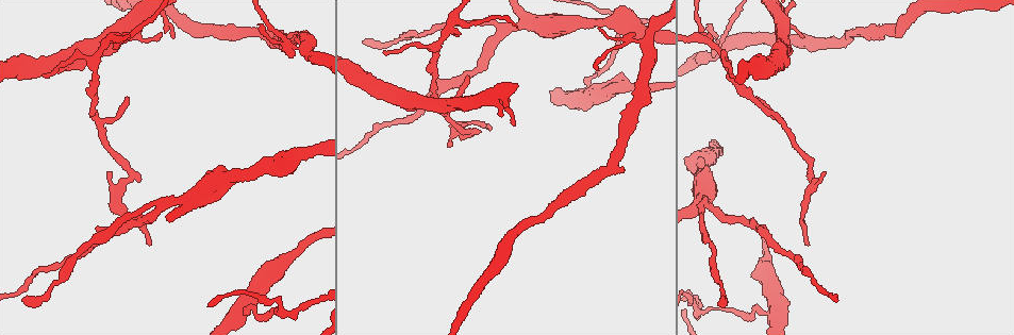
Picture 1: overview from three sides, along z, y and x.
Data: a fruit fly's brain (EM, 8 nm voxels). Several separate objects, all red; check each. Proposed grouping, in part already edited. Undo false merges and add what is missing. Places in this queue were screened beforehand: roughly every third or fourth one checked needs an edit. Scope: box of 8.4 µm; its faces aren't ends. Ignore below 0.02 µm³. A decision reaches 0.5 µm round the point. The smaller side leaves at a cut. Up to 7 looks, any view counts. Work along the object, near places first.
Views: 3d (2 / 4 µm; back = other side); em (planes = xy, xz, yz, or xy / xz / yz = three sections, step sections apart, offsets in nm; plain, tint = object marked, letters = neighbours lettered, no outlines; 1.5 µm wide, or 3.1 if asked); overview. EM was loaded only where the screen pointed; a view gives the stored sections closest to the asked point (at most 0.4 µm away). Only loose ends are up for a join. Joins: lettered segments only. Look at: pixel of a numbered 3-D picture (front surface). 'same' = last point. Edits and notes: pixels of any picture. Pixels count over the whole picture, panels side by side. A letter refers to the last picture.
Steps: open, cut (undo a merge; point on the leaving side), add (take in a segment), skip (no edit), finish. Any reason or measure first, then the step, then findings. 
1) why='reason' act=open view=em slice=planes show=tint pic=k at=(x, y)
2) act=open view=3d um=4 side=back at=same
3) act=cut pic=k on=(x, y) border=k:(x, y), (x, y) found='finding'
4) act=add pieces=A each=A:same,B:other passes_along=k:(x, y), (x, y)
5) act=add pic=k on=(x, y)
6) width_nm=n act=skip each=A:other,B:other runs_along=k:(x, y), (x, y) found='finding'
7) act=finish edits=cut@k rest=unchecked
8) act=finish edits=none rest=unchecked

why='three arms meet' act=open view=em slice=planes show=letters pic=1 at=(280, 313)

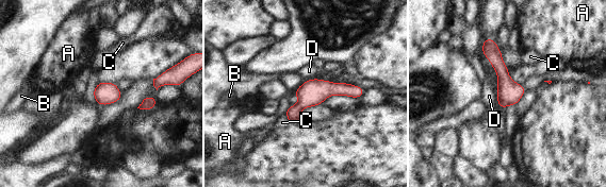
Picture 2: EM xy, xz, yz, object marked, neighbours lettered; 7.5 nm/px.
width_nm=170 act=skip each=A:other,B:other,C:other,D:other runs_along=2:(360, 90), (320, 89), (288, 114) found='continuous, no second neuron'

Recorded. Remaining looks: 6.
why='an open end' act=open view=em slice=planes show=letters pic=1 at=(149, 244)

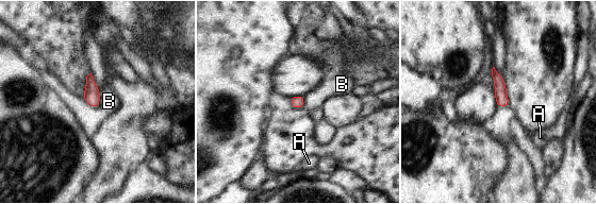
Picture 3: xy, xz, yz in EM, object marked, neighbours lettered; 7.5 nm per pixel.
width_nm=100 longest_contact=B:130nm act=skip each=A:other,B:other found='no lettered segment goes on from it'

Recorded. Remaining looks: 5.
why='tapers out' act=open view=em slice=xy step=4 show=tint pic=1 at=(43, 76)

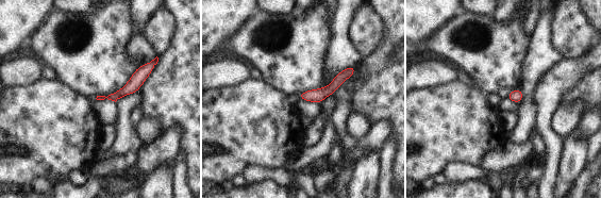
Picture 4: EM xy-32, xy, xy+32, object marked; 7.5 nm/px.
act=open view=em slice=planes show=letters at=same

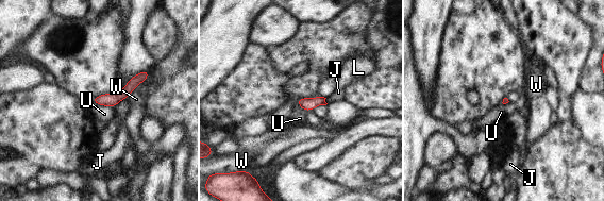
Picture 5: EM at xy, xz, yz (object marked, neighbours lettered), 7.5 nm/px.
act=skip each=J:other,L:other,U:other,W:other border=5:(94, 102), (113, 109) found='no lettered segment goes on from it'

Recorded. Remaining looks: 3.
act=finish edits=none rest=unchecked

